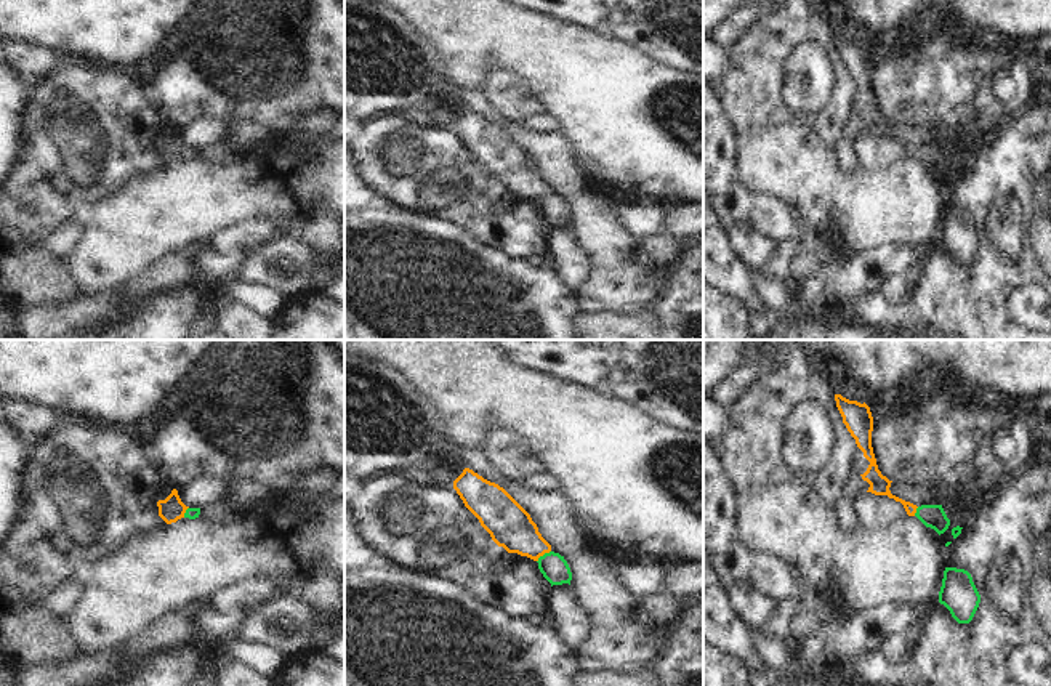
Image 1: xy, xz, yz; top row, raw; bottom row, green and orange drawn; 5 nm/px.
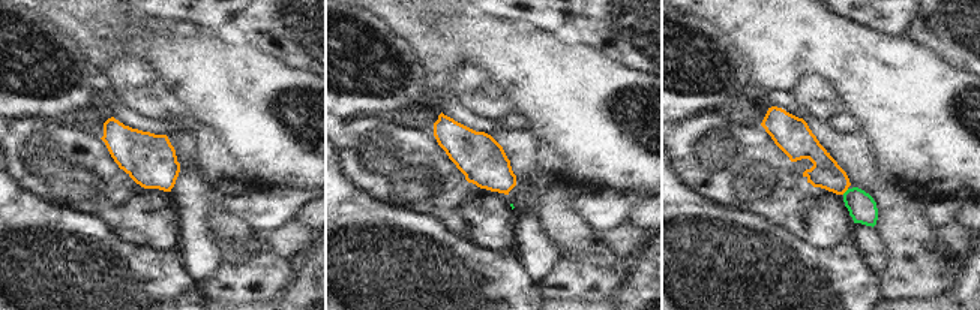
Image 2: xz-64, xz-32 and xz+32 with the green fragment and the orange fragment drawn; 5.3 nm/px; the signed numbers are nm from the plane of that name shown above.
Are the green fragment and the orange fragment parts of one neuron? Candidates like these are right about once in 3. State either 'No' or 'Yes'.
Yes.

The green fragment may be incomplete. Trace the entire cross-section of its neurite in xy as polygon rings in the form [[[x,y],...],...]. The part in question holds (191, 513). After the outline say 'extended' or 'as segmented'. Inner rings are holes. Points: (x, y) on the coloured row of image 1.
[[[176,489],[165,500],[159,500],[157,506],[159,516],[167,524],[176,523],[181,518],[195,519],[200,514],[200,508],[189,508],[181,502]]] | extended

